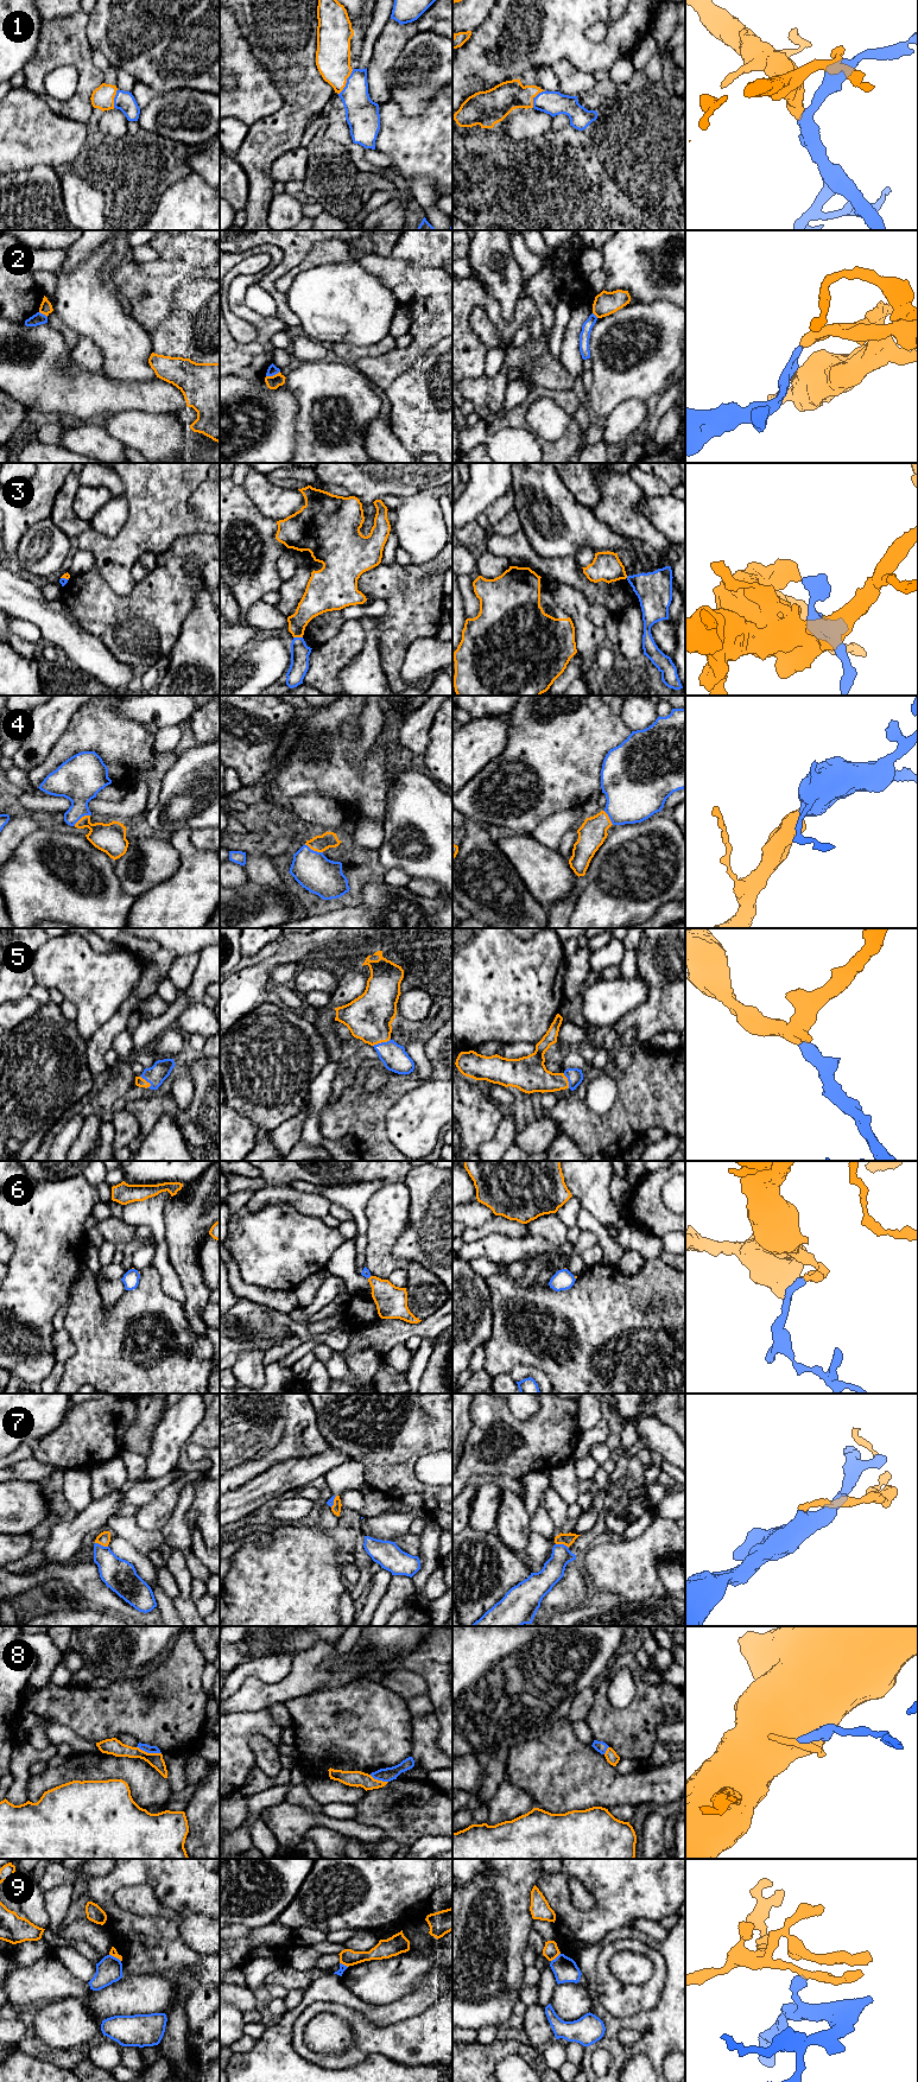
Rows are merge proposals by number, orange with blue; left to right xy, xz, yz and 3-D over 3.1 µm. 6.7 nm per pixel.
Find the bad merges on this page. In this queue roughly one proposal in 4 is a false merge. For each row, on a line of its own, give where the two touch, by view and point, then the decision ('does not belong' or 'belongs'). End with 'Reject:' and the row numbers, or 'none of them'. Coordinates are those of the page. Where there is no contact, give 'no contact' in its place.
1: contact xz (346, 82); belongs
2: contact xz (273, 375); does not belong
3: contact xz (298, 636); does not belong
4: contact xz (314, 850); belongs
5: contact xz (381, 1041); belongs
6: contact xz (369, 1277); belongs
7: contact xy (101, 1544); does not belong
8: contact xy (149, 1753); does not belong
9: contact xy (115, 1956); does not belong
Reject: 2, 3, 7, 8, 9

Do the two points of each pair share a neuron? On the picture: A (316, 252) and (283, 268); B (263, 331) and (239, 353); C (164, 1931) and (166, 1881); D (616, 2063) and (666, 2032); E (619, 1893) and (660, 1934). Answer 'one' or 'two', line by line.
A: two
B: one
C: one
D: one
E: two

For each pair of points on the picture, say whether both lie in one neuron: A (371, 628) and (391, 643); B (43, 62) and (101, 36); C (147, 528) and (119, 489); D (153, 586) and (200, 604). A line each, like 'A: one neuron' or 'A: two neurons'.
A: two neurons
B: two neurons
C: two neurons
D: two neurons

